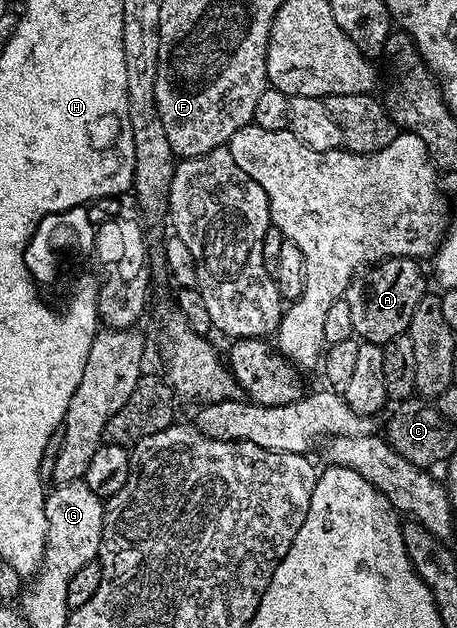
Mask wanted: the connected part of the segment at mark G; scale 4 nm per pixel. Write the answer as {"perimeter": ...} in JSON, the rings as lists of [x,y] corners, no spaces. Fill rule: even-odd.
{"perimeter":[[[86,481],[69,482],[63,486],[54,486],[46,495],[46,547],[42,553],[40,569],[33,575],[29,583],[29,590],[38,590],[42,594],[42,588],[50,590],[54,582],[58,582],[65,589],[67,582],[72,578],[76,571],[79,571],[84,564],[95,561],[98,556],[98,549],[102,543],[102,512],[104,509],[103,499],[88,488]]]}

